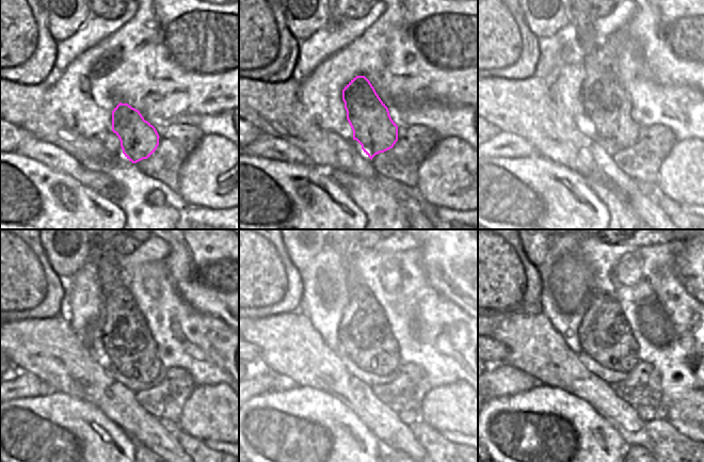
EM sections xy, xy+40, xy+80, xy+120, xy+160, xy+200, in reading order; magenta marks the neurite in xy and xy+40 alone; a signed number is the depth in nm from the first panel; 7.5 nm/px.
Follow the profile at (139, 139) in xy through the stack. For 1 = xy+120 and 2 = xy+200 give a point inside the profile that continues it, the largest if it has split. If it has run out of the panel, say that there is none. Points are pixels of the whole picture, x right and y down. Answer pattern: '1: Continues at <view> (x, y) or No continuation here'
1: Continues at xy+120 (128, 346)
2: Continues at xy+200 (605, 335).

